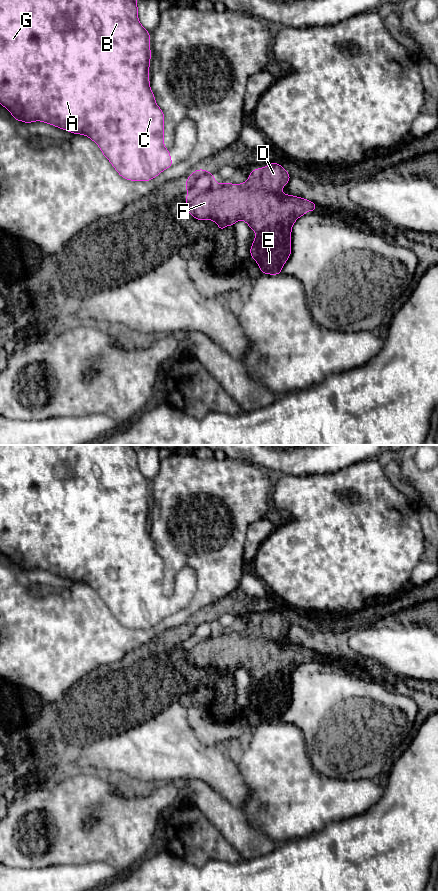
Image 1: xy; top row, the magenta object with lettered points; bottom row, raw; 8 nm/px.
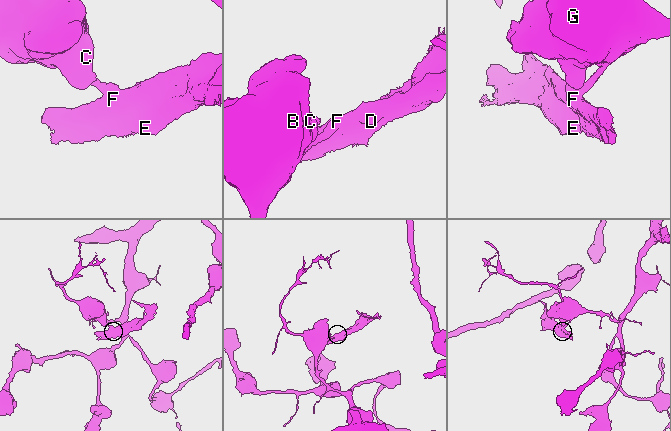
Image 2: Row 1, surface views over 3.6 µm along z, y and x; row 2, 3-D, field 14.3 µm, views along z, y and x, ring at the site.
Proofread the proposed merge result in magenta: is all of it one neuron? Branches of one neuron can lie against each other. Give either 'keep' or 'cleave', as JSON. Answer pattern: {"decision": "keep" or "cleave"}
{"decision": "cleave"}

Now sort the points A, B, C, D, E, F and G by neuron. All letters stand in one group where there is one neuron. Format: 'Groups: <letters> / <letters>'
Groups: A B C G / D E F

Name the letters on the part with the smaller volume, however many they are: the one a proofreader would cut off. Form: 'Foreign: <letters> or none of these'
Foreign: D, E, F

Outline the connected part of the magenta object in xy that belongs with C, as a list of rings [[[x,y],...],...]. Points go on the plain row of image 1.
[[[0,445],[0,552],[13,566],[24,571],[41,569],[75,582],[86,583],[101,597],[121,625],[150,629],[173,613],[164,594],[164,561],[150,537],[150,481],[138,468],[135,445]]]

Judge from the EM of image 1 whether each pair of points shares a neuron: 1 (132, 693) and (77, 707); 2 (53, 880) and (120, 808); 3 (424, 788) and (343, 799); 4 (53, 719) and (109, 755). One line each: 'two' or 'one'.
1: one
2: two
3: two
4: two

